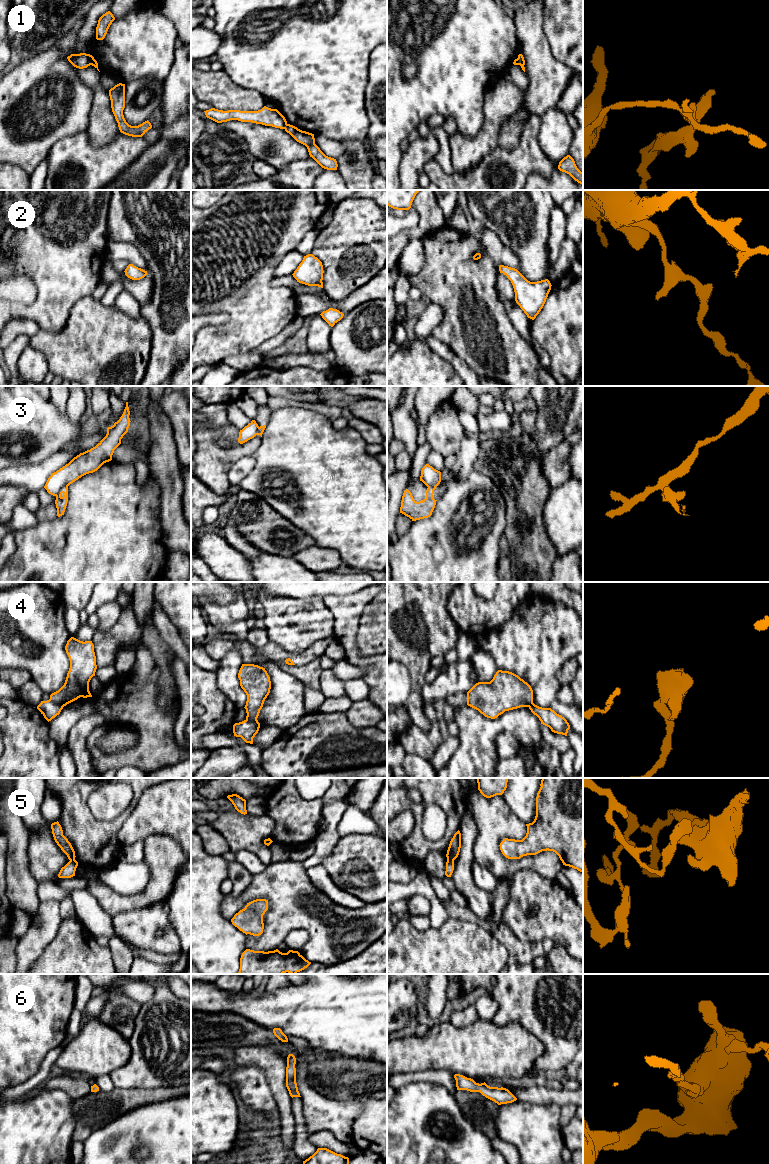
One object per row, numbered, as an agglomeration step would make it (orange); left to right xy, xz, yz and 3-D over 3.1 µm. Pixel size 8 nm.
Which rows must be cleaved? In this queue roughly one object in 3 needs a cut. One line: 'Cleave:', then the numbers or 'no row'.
Cleave: 1, 3, 4, 5

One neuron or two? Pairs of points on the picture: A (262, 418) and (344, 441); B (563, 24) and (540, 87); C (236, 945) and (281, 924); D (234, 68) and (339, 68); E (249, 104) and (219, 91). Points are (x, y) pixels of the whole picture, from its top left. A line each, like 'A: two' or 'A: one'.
A: two
B: two
C: two
D: one
E: one

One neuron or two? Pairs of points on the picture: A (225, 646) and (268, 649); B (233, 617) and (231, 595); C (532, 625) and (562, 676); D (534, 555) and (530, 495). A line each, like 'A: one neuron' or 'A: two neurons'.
A: two neurons
B: two neurons
C: two neurons
D: one neuron

